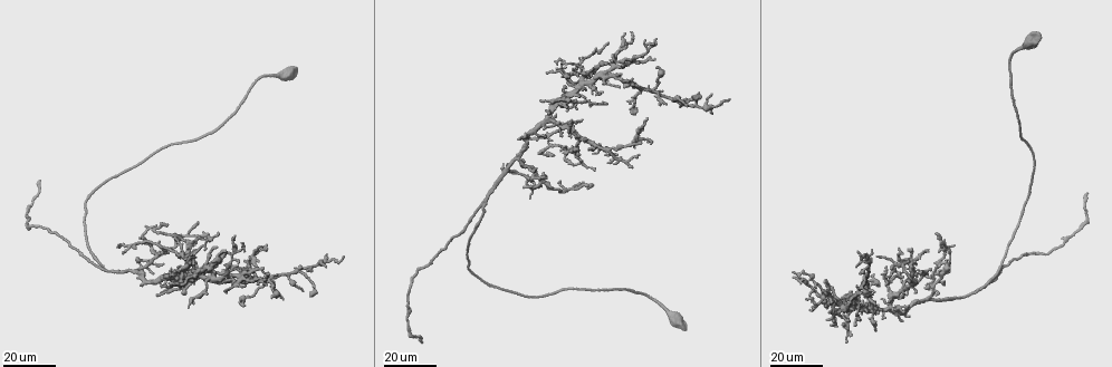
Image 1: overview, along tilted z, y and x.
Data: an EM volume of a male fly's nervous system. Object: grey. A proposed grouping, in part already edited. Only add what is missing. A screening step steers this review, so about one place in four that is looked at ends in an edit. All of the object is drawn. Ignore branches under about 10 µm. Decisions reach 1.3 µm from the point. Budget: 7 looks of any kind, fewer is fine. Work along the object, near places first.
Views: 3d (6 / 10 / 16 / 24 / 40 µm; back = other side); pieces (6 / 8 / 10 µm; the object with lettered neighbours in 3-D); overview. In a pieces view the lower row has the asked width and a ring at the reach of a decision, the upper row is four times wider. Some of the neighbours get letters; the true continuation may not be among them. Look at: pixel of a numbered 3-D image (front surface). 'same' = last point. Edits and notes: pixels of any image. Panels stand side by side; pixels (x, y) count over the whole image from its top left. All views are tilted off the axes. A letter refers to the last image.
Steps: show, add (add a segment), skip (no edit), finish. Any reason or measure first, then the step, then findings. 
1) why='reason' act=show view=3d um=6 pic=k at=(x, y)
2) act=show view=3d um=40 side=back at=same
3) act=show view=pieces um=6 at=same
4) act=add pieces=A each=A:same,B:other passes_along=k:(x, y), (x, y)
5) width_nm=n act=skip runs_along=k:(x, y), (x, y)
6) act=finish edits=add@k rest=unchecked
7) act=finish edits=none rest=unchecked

why='free end' act=show view=3d um=24 pic=1 at=(548, 112)

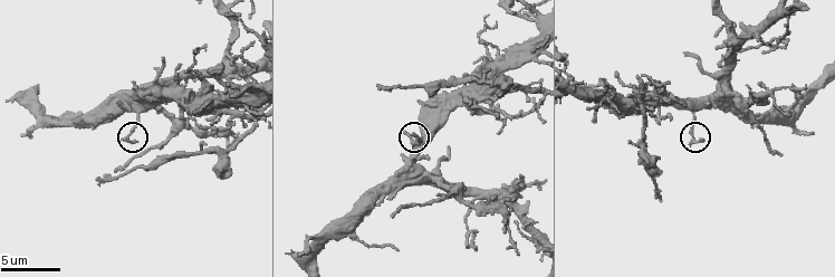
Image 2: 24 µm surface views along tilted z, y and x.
act=show view=3d um=6 pic=2 at=(700, 139)

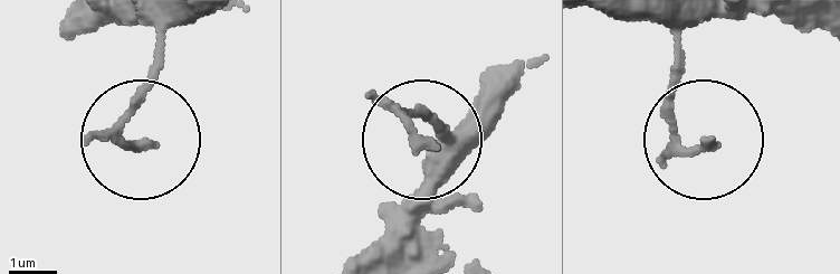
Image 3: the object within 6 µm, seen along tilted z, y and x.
why='what lies round it' act=show view=pieces um=8 pic=3 at=(705, 144)

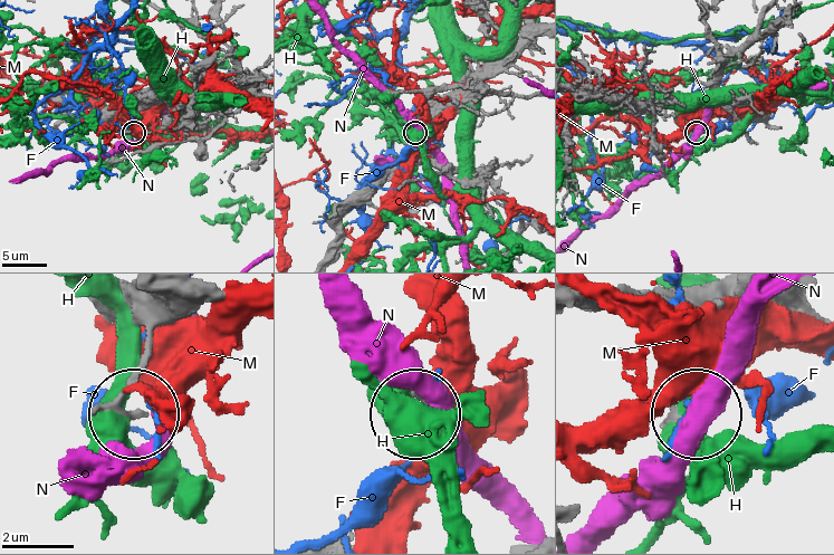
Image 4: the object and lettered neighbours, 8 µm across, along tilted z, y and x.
width_nm=180 act=skip each=F:other,H:other,M:other,N:other found='no lettered segment goes on from it'

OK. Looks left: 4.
why='free end' act=show view=3d um=24 pic=1 at=(607, 103)

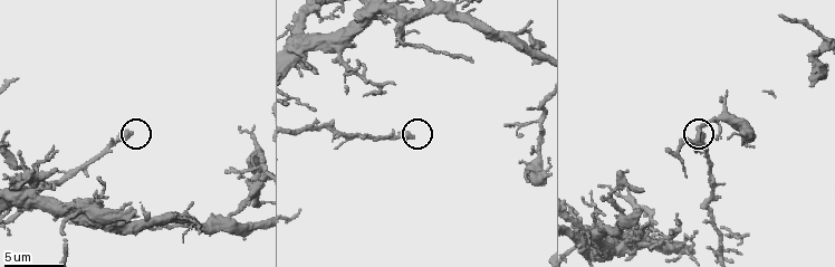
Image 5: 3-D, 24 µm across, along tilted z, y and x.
why='what lies round it' act=show view=pieces um=10 pic=5 at=(414, 138)

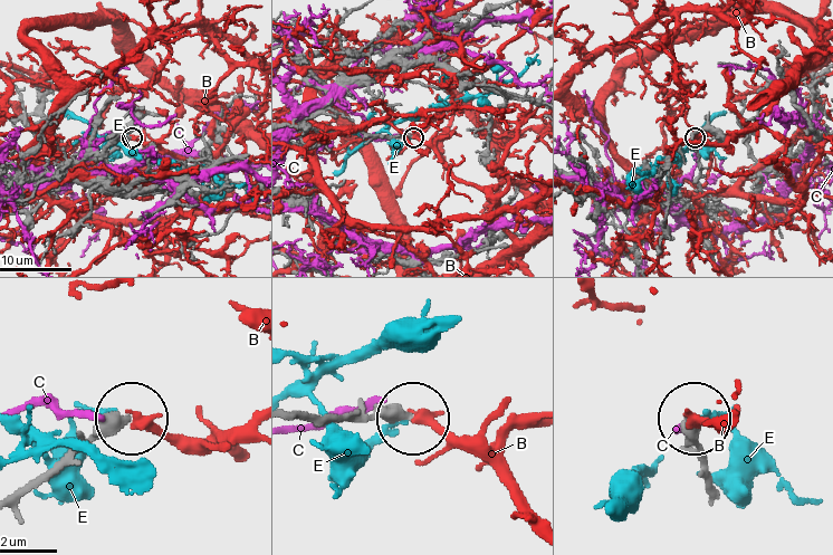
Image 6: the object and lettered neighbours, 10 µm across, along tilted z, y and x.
width_nm=450 act=skip each=B:other,C:other,E:other runs_along=6:(302, 420), (411, 421) found='no lettered segment goes on from it'

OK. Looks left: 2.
why='an open end' act=show view=3d um=24 pic=1 at=(524, 188)

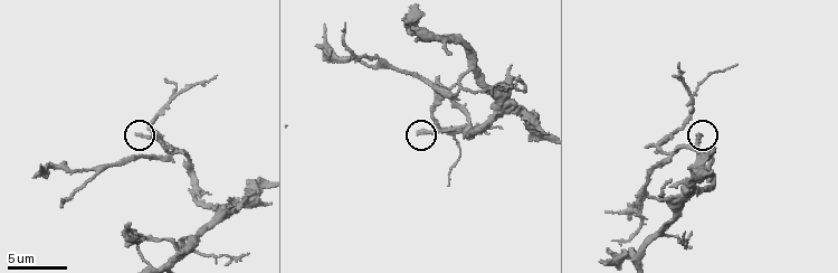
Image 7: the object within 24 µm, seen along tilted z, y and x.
act=show view=pieces um=10 pic=7 at=(421, 132)

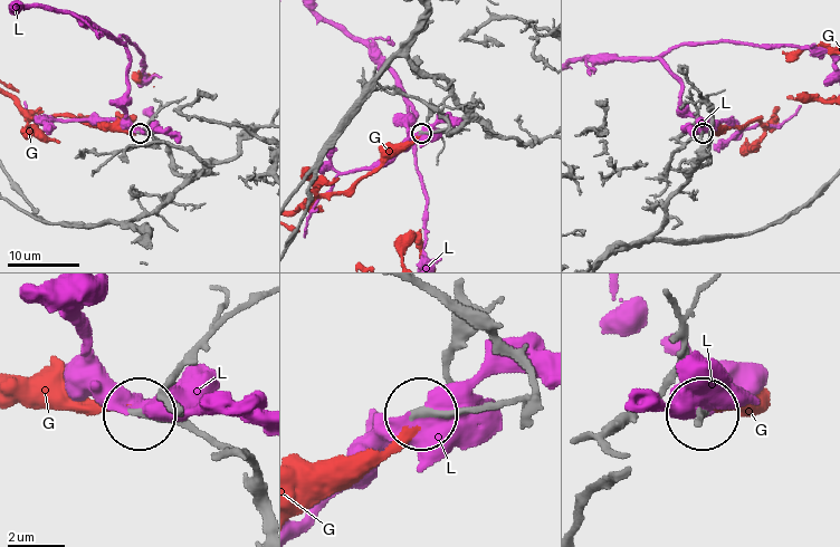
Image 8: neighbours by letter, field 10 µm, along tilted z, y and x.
act=skip each=G:other,L:other runs_along=8:(531, 403), (421, 411) found='no lettered segment goes on from it'

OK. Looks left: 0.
act=finish edits=none rest=unchecked

